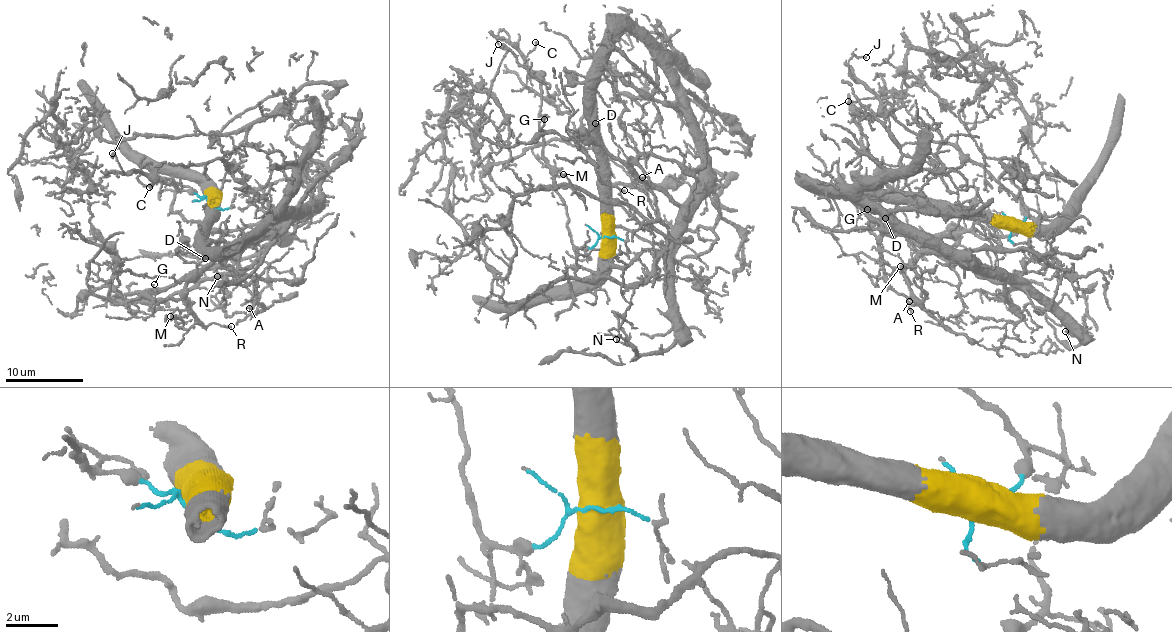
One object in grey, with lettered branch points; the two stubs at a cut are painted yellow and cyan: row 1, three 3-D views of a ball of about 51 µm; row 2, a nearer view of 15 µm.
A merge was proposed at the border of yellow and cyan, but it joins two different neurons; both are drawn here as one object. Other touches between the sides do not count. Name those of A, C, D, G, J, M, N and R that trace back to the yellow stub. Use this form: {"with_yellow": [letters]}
{"with_yellow": ["A", "D", "G", "M", "N", "R"]}

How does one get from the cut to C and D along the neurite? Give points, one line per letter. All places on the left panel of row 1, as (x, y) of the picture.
C: (210, 202), (173, 186), (174, 182), (153, 177), (151, 188), (153, 180), (142, 174), (136, 178), (149, 188)
D: (210, 202), (205, 249), (225, 241), (258, 241), (285, 229), (298, 211), (310, 207), (198, 269), (204, 258)

